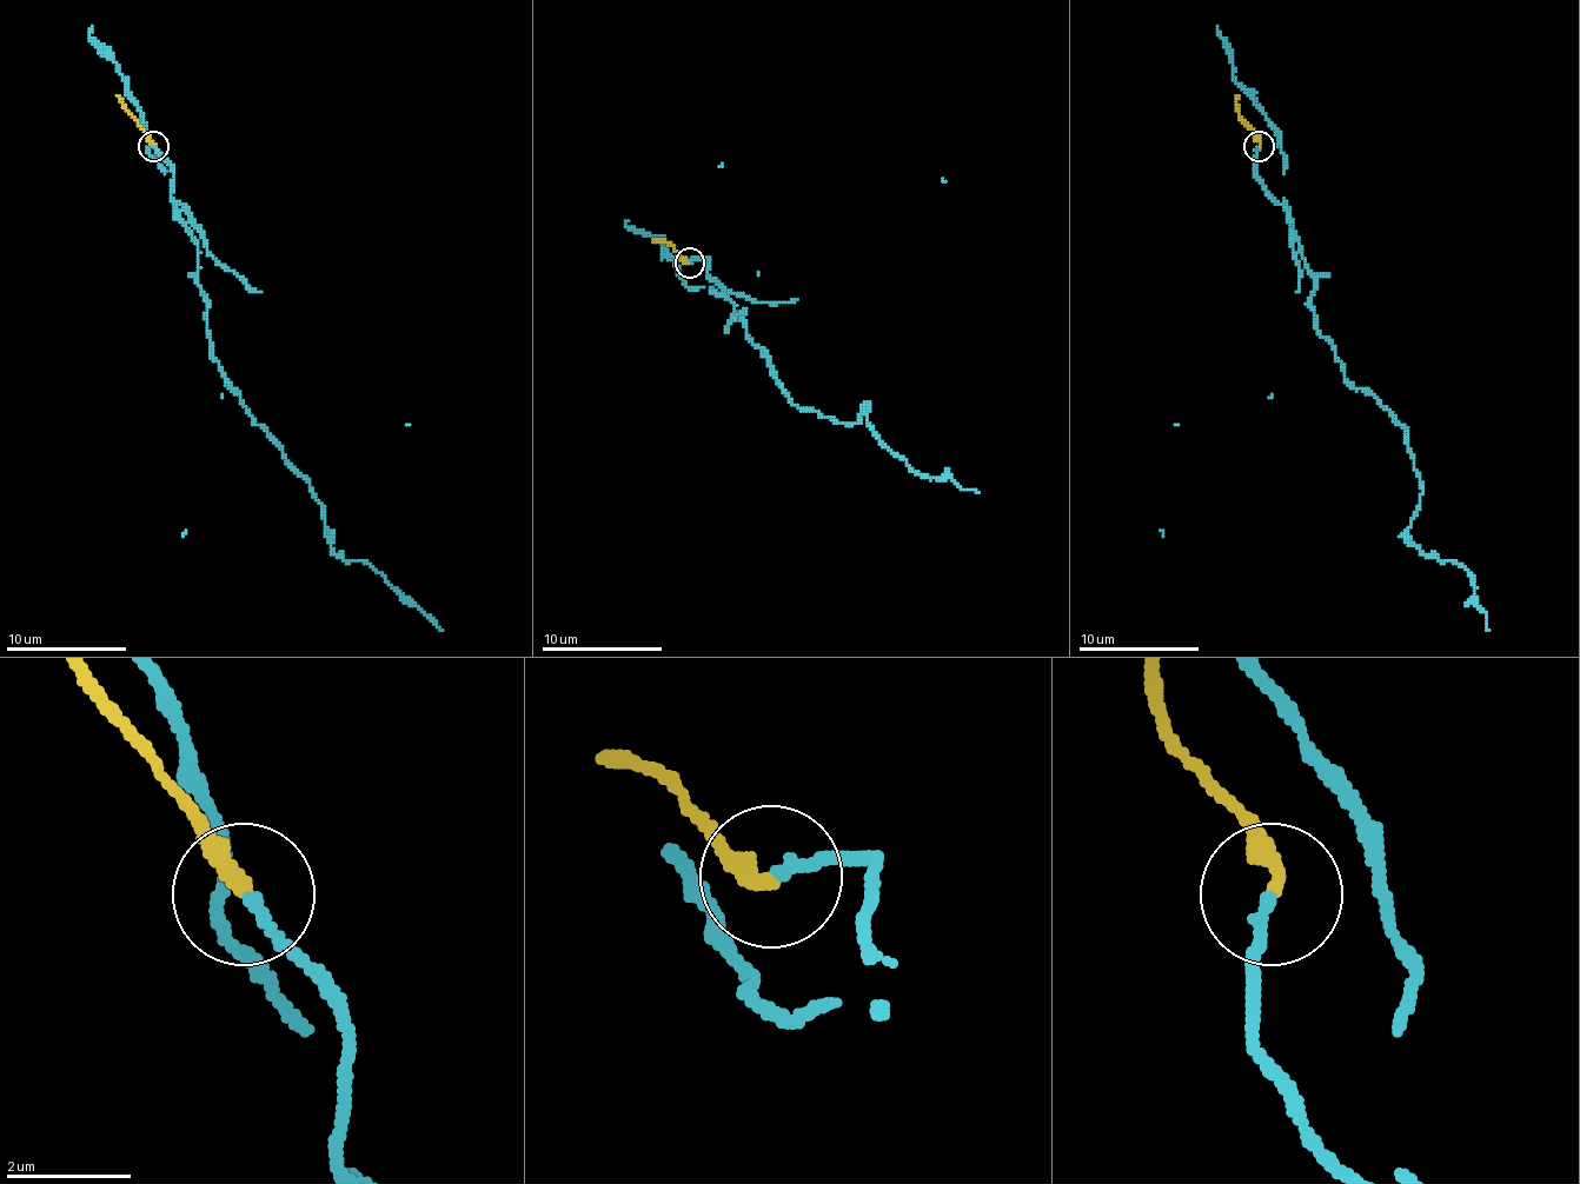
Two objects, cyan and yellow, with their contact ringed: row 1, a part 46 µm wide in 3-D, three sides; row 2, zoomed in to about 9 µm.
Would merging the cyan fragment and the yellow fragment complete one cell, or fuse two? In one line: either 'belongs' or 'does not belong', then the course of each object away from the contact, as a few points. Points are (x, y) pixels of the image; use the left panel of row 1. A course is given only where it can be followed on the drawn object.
belongs | cyan via (152, 147), (198, 246), (221, 377), (310, 485), (337, 554), (367, 560), (443, 630) | yellow via (152, 147), (150, 134), (117, 95)

